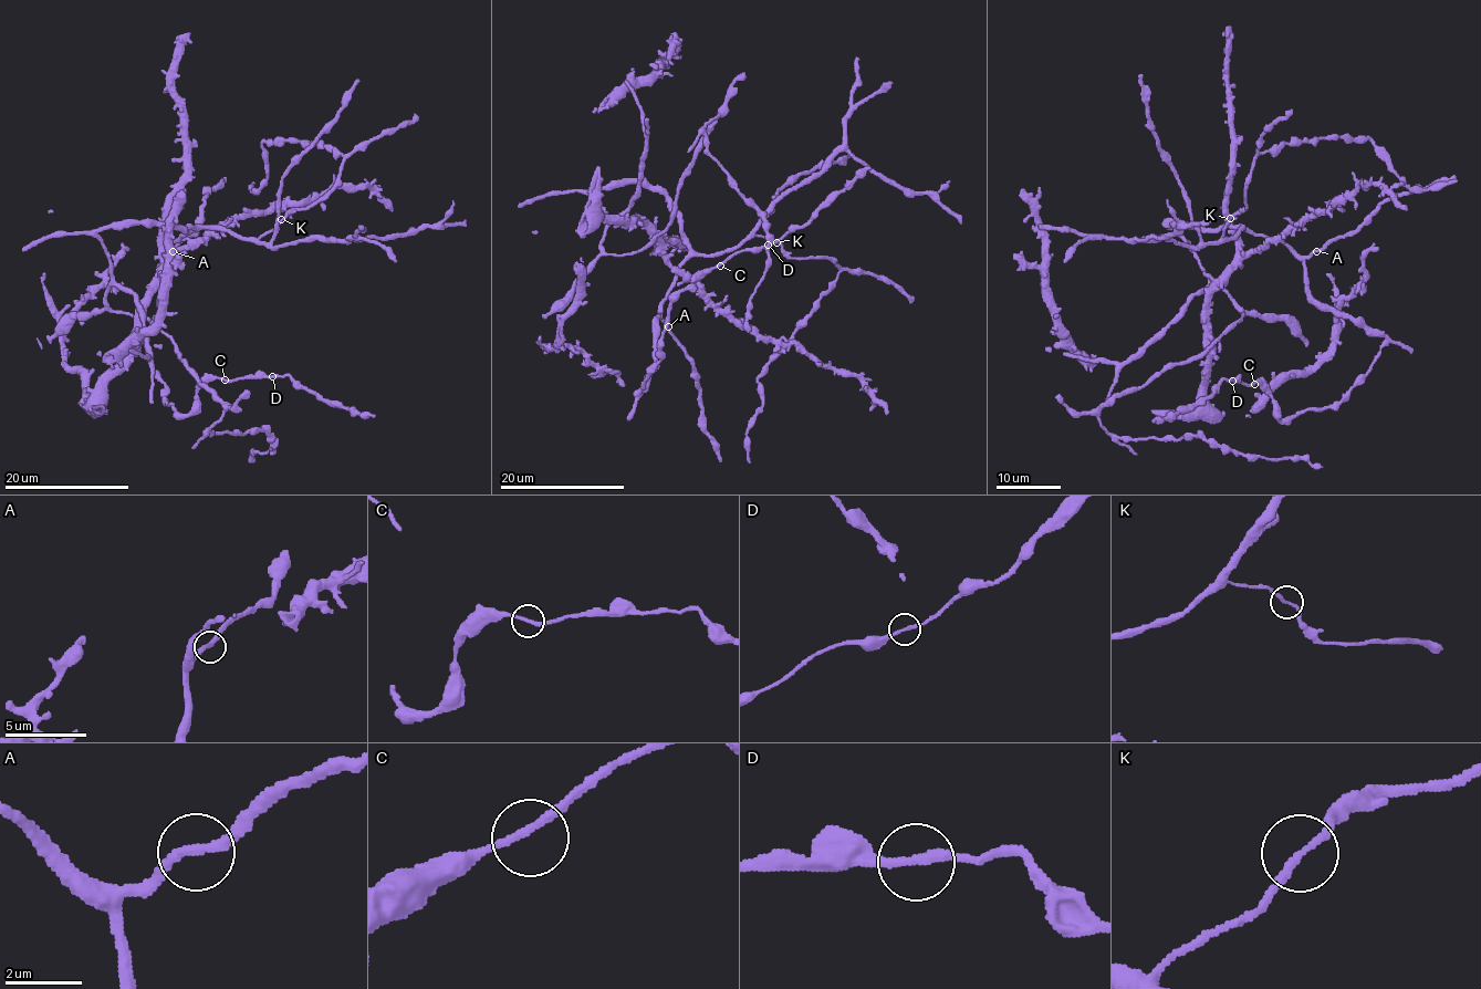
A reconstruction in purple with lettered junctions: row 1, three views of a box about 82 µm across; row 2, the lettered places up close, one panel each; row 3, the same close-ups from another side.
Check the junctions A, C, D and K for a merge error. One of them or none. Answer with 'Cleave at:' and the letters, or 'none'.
Cleave at: none

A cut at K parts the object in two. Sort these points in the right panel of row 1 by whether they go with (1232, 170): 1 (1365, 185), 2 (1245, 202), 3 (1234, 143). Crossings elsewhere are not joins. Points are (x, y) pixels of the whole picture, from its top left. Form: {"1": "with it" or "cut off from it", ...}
{"1": "with it", "2": "cut off from it", "3": "with it"}

